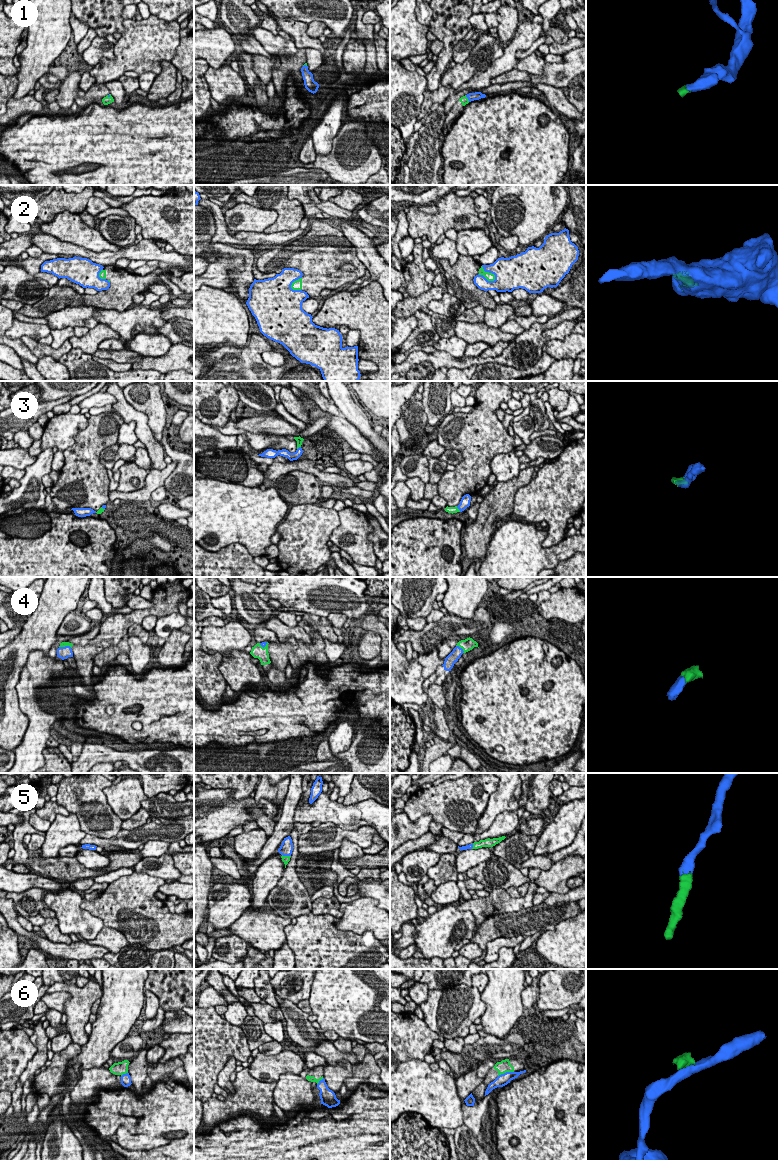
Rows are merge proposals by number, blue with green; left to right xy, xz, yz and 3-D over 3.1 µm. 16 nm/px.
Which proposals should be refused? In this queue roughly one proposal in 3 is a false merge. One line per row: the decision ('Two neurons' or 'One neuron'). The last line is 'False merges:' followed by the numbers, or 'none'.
1: One neuron
2: Two neurons
3: One neuron
4: One neuron
5: One neuron
6: Two neurons
False merges: 2, 6

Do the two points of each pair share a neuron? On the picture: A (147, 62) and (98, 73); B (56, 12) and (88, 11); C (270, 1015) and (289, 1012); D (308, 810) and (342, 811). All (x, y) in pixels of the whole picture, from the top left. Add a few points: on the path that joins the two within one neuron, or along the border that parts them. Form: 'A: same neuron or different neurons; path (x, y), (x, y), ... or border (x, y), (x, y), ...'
A: same neuron; path (135, 62), (122, 62), (117, 67), (110, 69)
B: different neurons; border (72, 10), (70, 14)
C: different neurons; border (279, 1008), (285, 1018)
D: same neuron; path (316, 811), (334, 811)

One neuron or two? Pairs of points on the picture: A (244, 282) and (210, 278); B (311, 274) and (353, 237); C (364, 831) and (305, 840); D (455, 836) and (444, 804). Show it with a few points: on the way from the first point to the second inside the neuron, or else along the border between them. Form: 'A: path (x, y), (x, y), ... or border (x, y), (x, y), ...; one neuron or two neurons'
A: border (244, 260), (241, 271), (228, 272), (233, 286); two neurons
B: border (339, 229), (354, 247), (356, 256), (360, 261); two neurons
C: path (349, 834), (338, 834), (320, 838); one neuron
D: border (443, 826), (451, 830), (460, 831), (463, 834); two neurons

